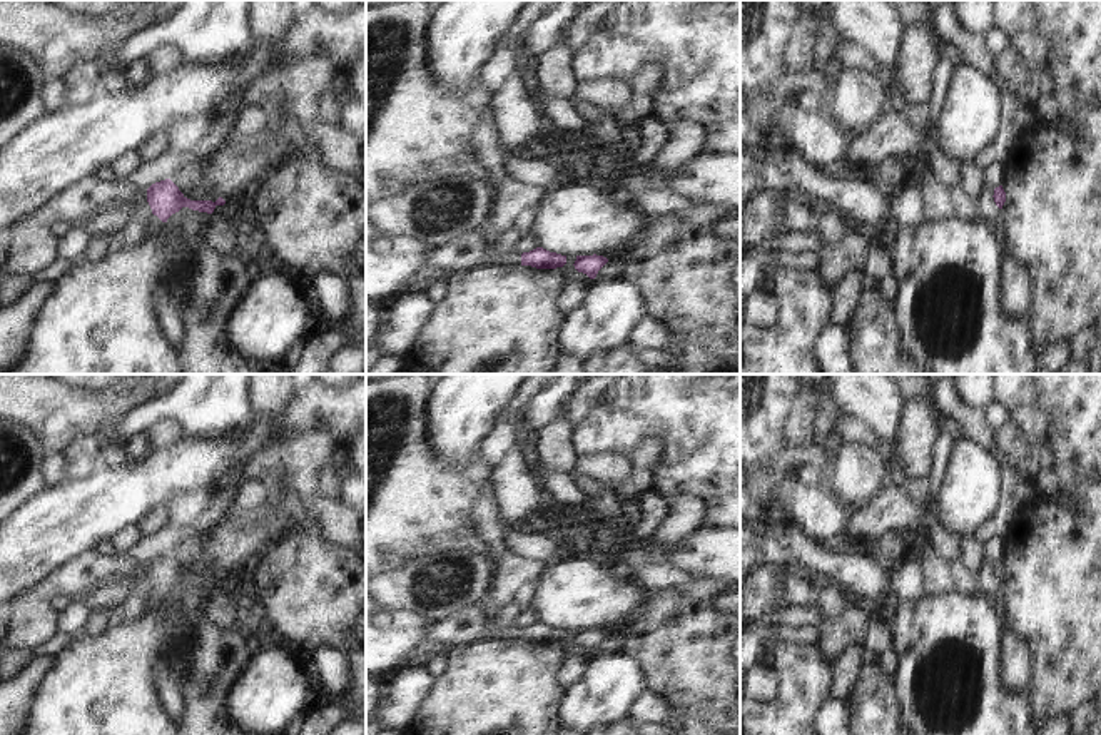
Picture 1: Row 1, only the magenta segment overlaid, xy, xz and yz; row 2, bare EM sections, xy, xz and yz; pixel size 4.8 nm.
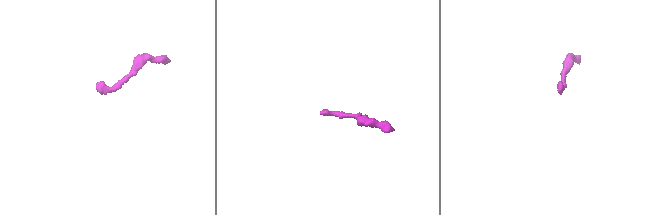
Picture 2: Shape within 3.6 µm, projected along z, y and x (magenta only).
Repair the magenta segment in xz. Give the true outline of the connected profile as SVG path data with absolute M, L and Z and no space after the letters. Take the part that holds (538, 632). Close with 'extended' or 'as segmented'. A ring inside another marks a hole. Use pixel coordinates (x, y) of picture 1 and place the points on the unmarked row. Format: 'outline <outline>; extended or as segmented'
outline M469 605L454 615L436 621L428 628L428 640L451 645L466 646L483 640L531 640L536 643L556 643L566 638L566 630L550 626L536 621L530 626L496 626L490 620L491 606Z; extended

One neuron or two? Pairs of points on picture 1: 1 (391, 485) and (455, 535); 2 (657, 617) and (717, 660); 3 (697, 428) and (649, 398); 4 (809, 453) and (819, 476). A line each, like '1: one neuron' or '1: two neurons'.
1: one neuron
2: one neuron
3: one neuron
4: two neurons

